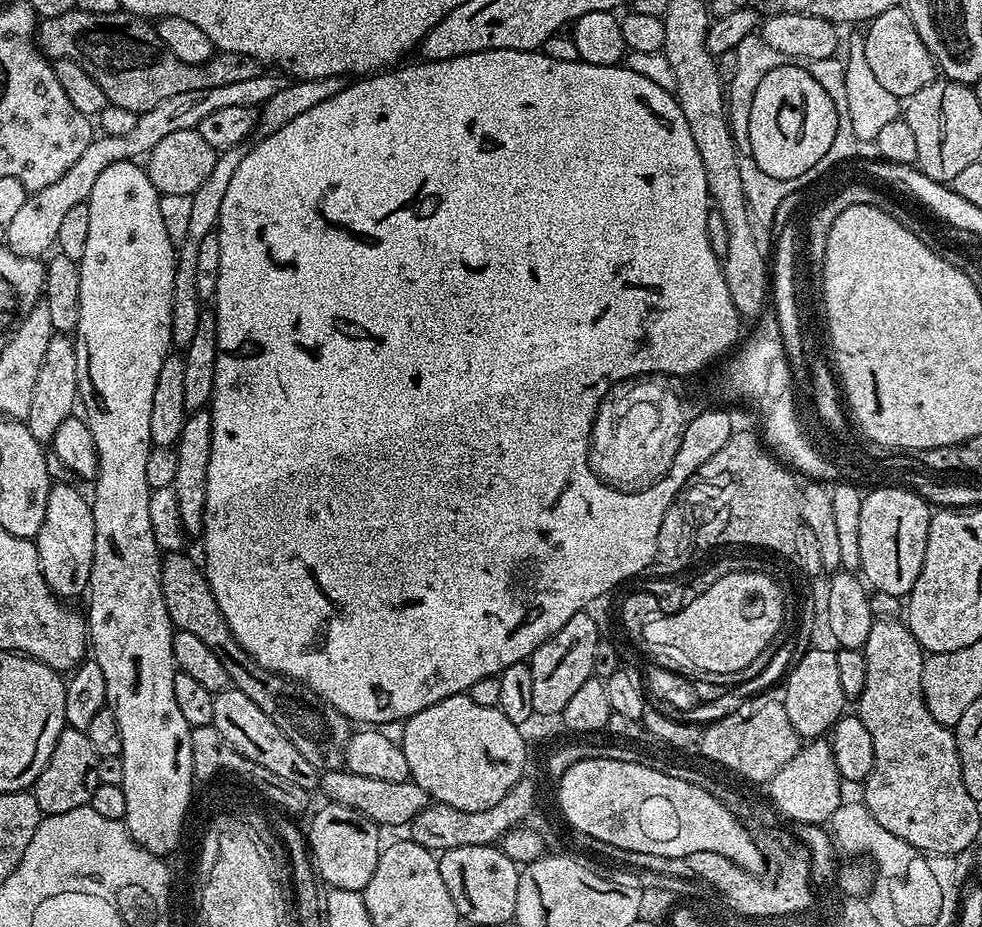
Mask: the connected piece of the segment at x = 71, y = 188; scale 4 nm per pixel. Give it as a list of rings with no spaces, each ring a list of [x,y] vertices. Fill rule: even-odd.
[[[264,70],[259,76],[249,78],[246,82],[213,86],[210,90],[189,90],[187,94],[174,94],[163,102],[158,102],[158,106],[154,106],[149,112],[139,113],[129,133],[121,136],[97,135],[90,142],[90,146],[82,150],[82,158],[78,158],[78,162],[74,162],[74,166],[70,166],[70,170],[66,170],[66,174],[58,178],[58,182],[50,182],[50,186],[28,195],[26,202],[22,202],[22,207],[8,223],[8,227],[3,229],[3,243],[22,258],[43,257],[49,251],[47,248],[51,249],[55,245],[58,229],[62,226],[66,214],[70,214],[70,210],[81,207],[87,201],[89,194],[94,190],[94,182],[98,182],[98,174],[102,174],[106,166],[123,160],[136,162],[147,157],[148,153],[154,150],[154,146],[158,146],[158,142],[162,142],[162,138],[167,138],[169,134],[175,134],[177,130],[199,129],[202,118],[214,114],[214,110],[222,110],[226,106],[256,108],[265,104],[267,100],[274,98],[274,94],[278,94],[278,90],[284,88],[285,83],[283,75]]]

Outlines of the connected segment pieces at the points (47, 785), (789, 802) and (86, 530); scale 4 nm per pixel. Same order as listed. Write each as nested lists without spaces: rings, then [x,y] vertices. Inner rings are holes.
[[[65,726],[62,734],[58,734],[58,742],[54,742],[54,750],[38,778],[30,789],[32,797],[38,802],[44,816],[66,814],[66,810],[78,810],[91,805],[94,790],[99,786],[98,762],[100,755],[90,743],[87,731],[83,728]]]
[[[816,738],[805,743],[800,752],[794,754],[794,758],[790,758],[790,762],[786,762],[786,766],[782,766],[782,770],[778,770],[778,774],[767,781],[766,796],[781,817],[784,815],[796,824],[823,825],[842,803],[840,786],[842,787],[842,779],[835,764],[832,745],[827,739]]]
[[[53,483],[50,498],[46,498],[46,518],[42,518],[34,543],[42,578],[46,578],[52,593],[64,602],[72,602],[75,596],[83,597],[94,566],[94,514],[89,497],[68,484]]]

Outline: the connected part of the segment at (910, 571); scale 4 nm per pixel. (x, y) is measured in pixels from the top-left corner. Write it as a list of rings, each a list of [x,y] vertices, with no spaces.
[[[904,486],[892,487],[873,487],[873,492],[868,492],[861,502],[861,525],[858,529],[861,546],[859,571],[875,591],[904,598],[911,592],[922,570],[932,512],[929,502],[919,491],[909,490]]]

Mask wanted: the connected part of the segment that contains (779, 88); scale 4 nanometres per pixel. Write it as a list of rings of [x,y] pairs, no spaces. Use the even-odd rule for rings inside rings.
[[[799,63],[778,66],[758,83],[750,108],[750,155],[762,171],[773,172],[782,179],[785,174],[804,172],[816,156],[824,153],[832,134],[838,126],[838,118],[832,112],[832,103],[826,90],[810,78]]]

